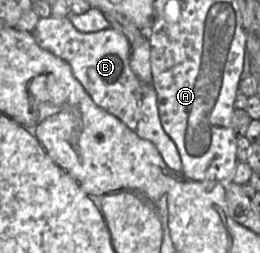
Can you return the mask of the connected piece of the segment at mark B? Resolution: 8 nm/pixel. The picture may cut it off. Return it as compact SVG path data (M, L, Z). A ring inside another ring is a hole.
M50 16L40 18L32 34L39 47L70 65L73 75L98 107L119 119L138 137L152 143L166 166L181 172L182 164L177 147L161 124L154 85L140 80L131 69L131 45L122 33L112 27L83 33L73 26L68 17Z

